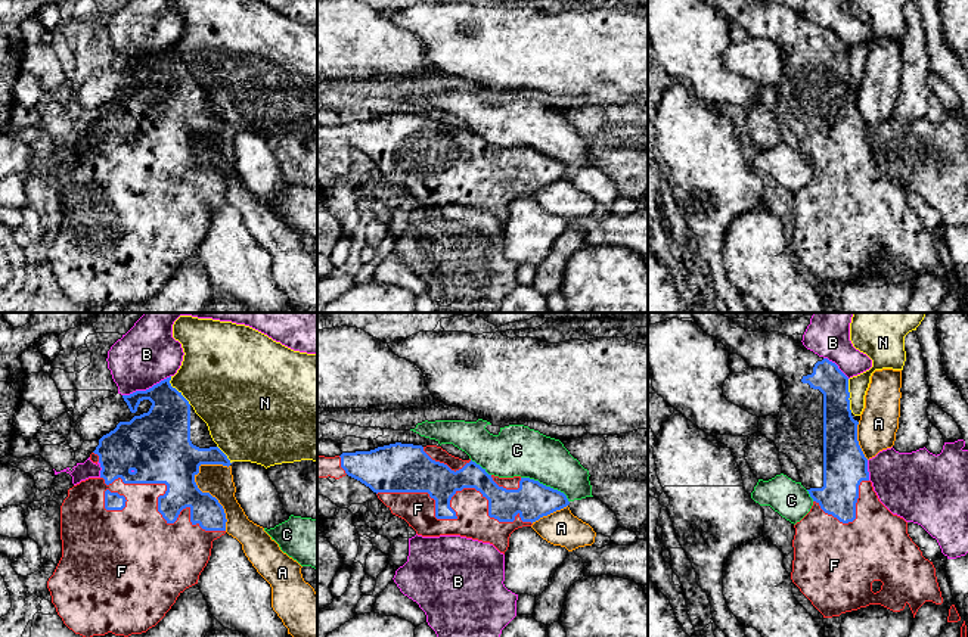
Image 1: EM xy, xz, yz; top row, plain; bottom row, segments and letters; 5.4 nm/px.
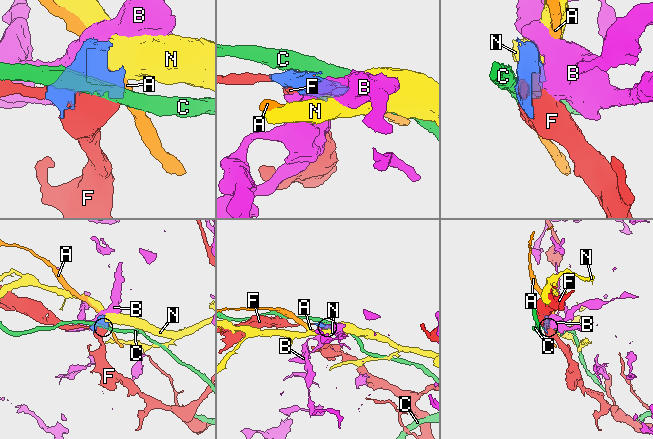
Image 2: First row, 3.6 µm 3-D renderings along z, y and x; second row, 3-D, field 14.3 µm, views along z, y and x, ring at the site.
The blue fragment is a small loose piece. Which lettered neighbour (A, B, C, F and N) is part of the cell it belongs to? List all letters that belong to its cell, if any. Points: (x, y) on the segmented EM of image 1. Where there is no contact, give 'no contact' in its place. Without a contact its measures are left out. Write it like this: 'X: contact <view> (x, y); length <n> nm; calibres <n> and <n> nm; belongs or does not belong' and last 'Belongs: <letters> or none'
A: contact xy (210, 494); length 400 nm; calibres 240 and 170 nm; does not belong
B: contact xy (146, 390); length 280 nm; calibres 280 and 320 nm; does not belong
C: contact xz (545, 485); length 300 nm; calibres 200 and 280 nm; does not belong
F: contact xz (449, 506); length 850 nm; calibres 220 and 190 nm; belongs
N: contact yz (849, 395); length 190 nm; calibres 190 and 110 nm; does not belong
Belongs: F

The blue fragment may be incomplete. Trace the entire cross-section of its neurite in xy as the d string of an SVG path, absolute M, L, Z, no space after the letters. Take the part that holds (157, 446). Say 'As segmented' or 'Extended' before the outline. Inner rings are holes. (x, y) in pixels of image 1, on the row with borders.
Extended. M171 376L146 391L122 395L131 413L137 411L137 407L143 400L149 400L152 405L148 413L134 416L130 422L120 422L114 431L99 439L99 445L90 454L90 460L100 464L100 476L89 478L69 488L68 497L60 506L62 557L47 581L47 588L52 596L52 603L63 624L83 637L105 636L108 633L128 637L131 634L146 633L149 628L155 627L171 609L177 597L186 588L198 584L199 575L210 560L212 541L226 534L227 519L223 506L210 492L202 492L198 488L195 476L199 473L201 464L223 464L229 467L232 463L212 441L207 423L195 413L193 407L182 392L171 386L170 380Z

